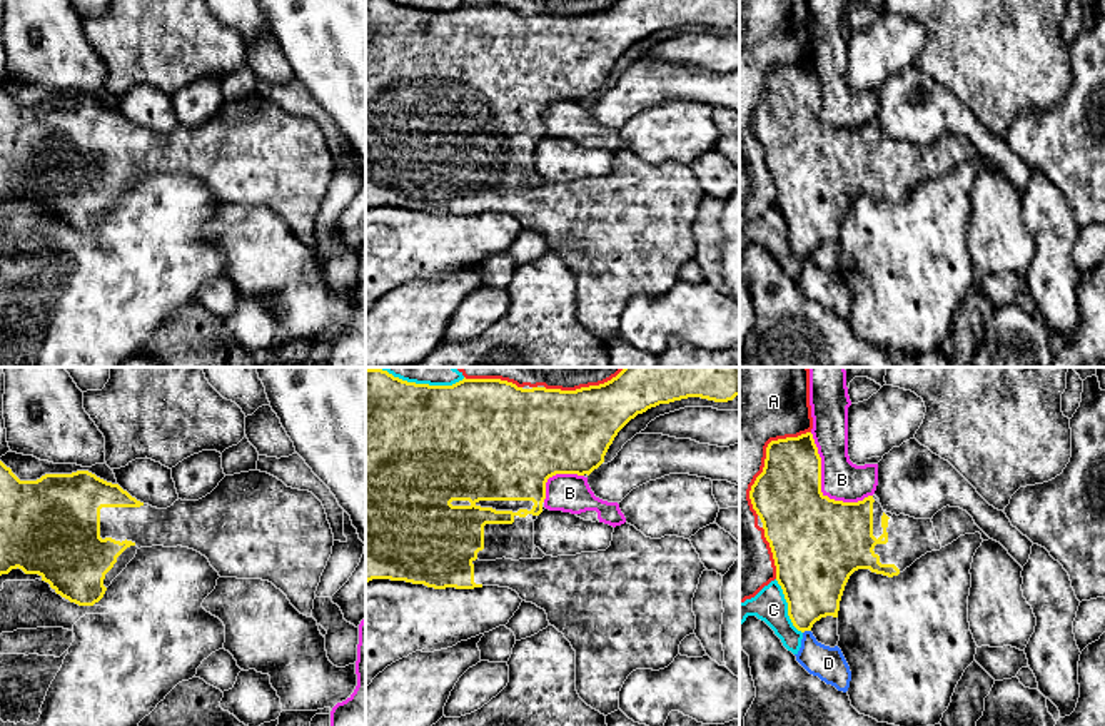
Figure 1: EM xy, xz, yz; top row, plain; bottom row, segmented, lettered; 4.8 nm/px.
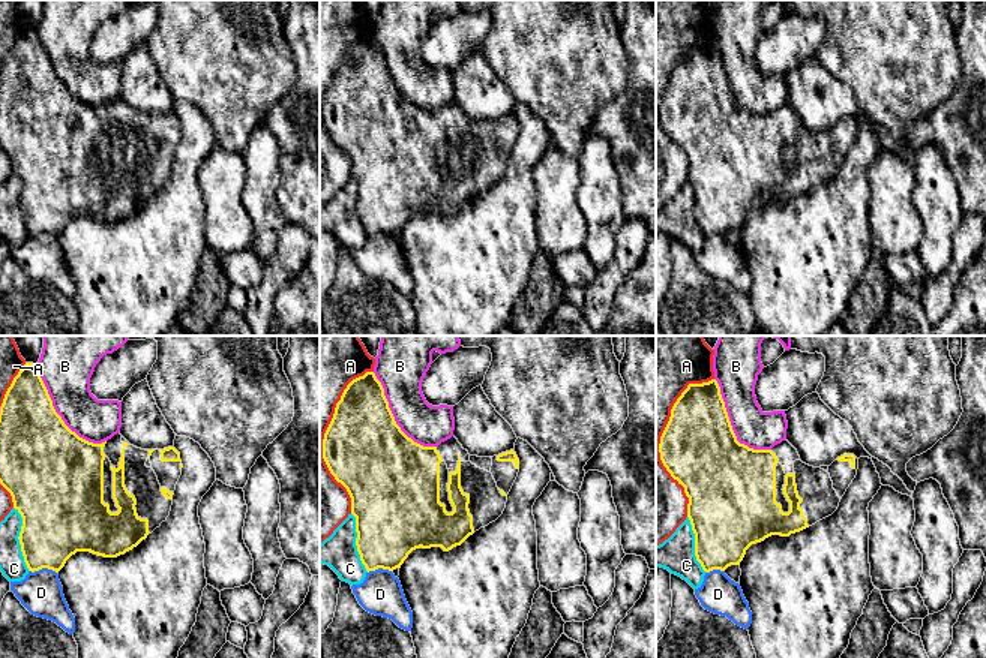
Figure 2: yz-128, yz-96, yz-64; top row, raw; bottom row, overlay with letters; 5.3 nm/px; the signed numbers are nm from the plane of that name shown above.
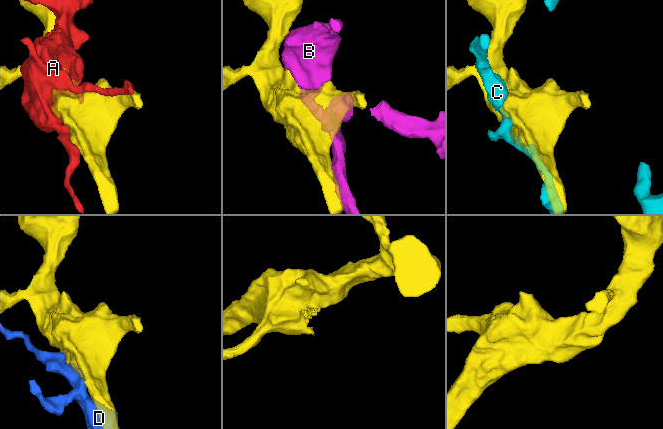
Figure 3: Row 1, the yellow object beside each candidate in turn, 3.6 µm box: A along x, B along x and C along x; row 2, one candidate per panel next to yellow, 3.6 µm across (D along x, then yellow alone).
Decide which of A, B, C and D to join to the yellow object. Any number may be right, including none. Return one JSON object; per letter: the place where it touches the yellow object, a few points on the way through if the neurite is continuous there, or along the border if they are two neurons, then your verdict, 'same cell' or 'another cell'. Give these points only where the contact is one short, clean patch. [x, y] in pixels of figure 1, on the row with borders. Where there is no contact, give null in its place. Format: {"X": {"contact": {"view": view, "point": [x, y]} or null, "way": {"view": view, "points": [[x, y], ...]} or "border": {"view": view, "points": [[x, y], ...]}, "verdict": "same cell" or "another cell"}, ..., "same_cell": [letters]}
{"A": {"contact": {"view": "yz", "point": [765, 459]}, "verdict": "another cell"}, "B": {"contact": {"view": "yz", "point": [820, 488]}, "verdict": "another cell"}, "C": {"contact": {"view": "yz", "point": [788, 606]}, "verdict": "another cell"}, "D": {"contact": {"view": "yz", "point": [807, 630]}, "verdict": "another cell"}, "same_cell": []}

